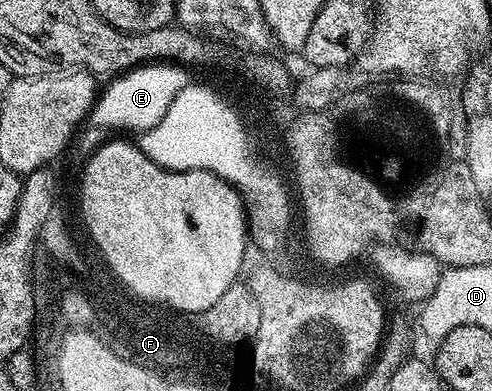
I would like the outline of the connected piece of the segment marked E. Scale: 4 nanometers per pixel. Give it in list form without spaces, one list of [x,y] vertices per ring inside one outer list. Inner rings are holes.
[[[170,63],[144,64],[114,77],[103,92],[96,97],[89,122],[105,130],[135,130],[137,134],[159,124],[167,114],[177,94],[190,85],[190,74],[184,67]]]

